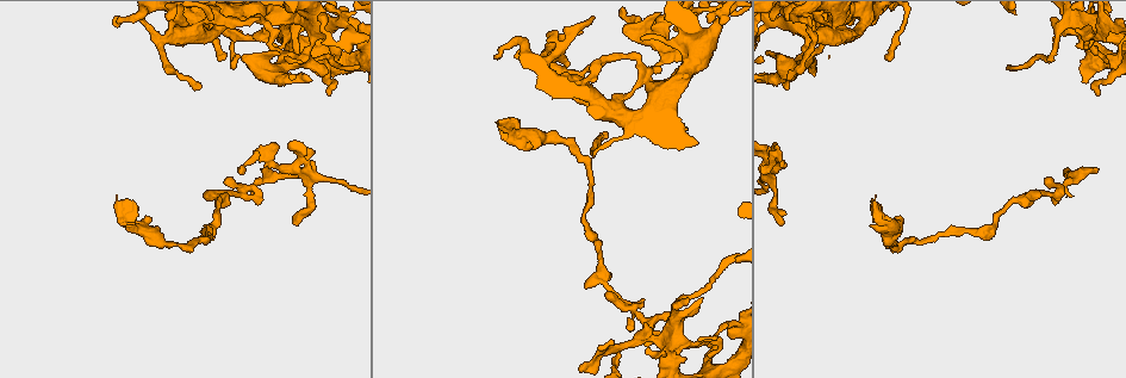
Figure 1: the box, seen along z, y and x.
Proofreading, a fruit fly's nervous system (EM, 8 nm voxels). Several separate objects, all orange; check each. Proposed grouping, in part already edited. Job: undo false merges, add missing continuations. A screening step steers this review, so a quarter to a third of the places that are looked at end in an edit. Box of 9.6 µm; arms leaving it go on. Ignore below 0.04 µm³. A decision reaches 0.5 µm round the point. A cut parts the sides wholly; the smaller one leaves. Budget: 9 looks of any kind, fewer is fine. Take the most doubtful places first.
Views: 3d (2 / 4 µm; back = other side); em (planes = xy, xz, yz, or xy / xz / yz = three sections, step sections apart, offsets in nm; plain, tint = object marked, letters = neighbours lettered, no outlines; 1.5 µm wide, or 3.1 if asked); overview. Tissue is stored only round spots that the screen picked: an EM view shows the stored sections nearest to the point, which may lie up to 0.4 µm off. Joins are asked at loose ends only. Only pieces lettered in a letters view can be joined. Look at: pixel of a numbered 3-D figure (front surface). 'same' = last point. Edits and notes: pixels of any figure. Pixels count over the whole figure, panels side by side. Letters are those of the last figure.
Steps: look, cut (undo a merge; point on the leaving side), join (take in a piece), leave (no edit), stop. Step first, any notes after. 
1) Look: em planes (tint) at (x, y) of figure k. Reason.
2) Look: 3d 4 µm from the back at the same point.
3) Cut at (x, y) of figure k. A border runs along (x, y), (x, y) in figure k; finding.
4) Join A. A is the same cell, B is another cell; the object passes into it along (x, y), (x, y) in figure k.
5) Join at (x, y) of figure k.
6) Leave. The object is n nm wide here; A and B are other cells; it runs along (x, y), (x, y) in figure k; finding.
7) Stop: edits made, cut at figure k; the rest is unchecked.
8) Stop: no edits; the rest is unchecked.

Look: 3d 2 µm at (888, 58) of figure 1. Free end.

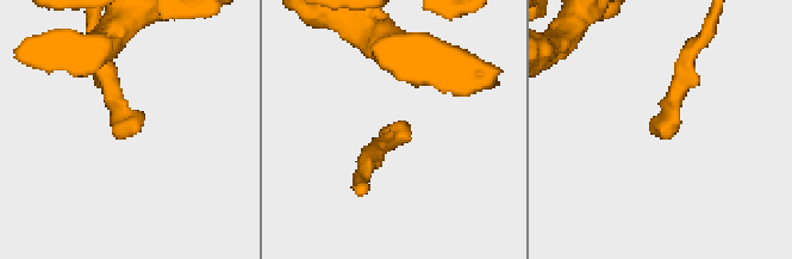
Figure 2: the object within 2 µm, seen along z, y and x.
Look: em xy step 4 (letters) at (399, 130) of figure 2. Now the EM.

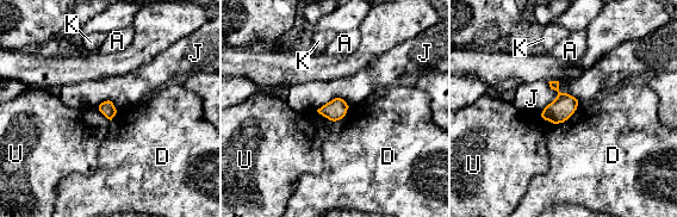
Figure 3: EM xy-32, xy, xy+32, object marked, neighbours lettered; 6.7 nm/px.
Look: em planes (letters) at the same point.

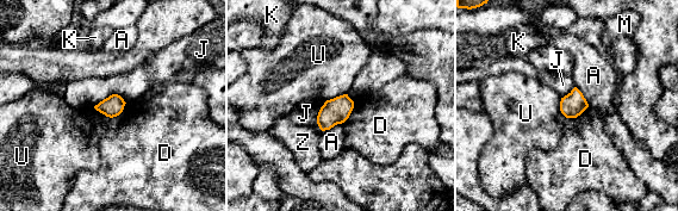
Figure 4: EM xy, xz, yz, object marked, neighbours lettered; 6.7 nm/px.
Leave. A, D, J, K, M, U and Z are other cells; a border runs along (353, 100), (350, 115), (341, 123) in figure 4; none of them fits.

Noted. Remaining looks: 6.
Look: em planes (letters) at (201, 87) of figure 1. Free end.

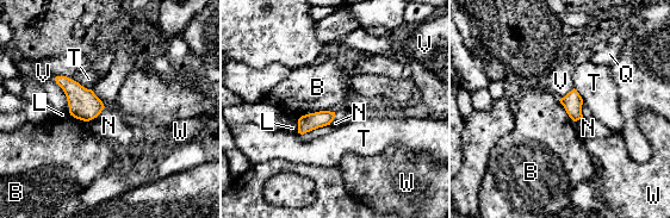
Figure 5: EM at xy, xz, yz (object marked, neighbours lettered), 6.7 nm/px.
Leave. B, L, N, Q, T, V and W are other cells; a border runs along (334, 111), (309, 112), (298, 119) in figure 5; no lettered piece goes on from it.

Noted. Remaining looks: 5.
Look: em yz step 4 (letters) at (494, 59) of figure 1. Branch stops here.

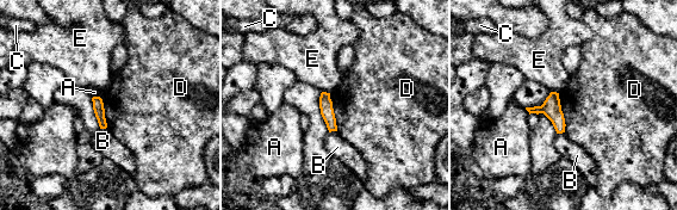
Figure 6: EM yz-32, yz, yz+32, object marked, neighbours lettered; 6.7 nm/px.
Leave. The longest contact is with D, 280 nm; A, B, C, D and E are other cells; no lettered piece goes on from it.

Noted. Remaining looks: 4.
Look: 3d 2 µm at (643, 301) of figure 1. An open end.

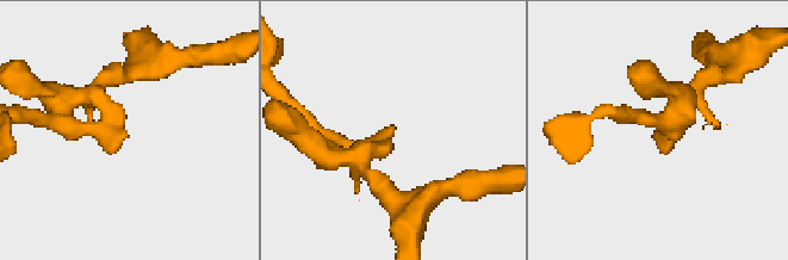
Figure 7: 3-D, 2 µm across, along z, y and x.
Look: em xy step 8 (tint) at (124, 116) of figure 7. Need the tissue.

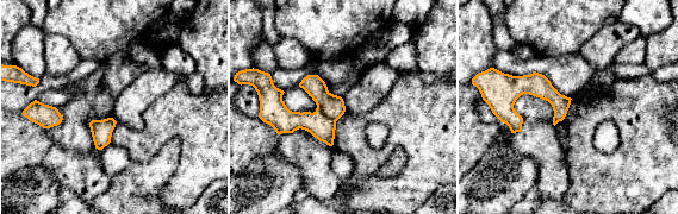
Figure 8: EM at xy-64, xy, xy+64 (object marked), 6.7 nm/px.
Look: em planes (letters) at the same point. Another direction.

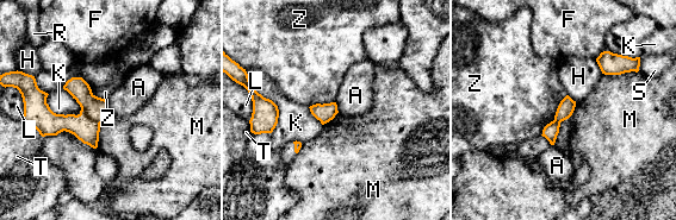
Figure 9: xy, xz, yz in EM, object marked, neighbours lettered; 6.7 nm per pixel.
Join L. L is the same cell, A, F, H, K, M, R, S, T and Z are other cells; it goes on there.

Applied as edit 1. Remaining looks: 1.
Stop: edits made, join at figure 9; the rest is unchecked.

